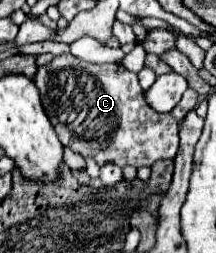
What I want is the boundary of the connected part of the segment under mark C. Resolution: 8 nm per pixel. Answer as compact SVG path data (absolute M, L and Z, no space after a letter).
M74 55L54 57L52 63L38 69L34 83L40 91L44 111L50 117L58 133L58 139L64 145L70 147L74 153L82 155L84 159L92 157L98 165L114 163L118 167L126 167L126 165L152 167L158 159L174 159L178 151L178 123L180 119L186 117L188 111L192 111L198 105L198 99L200 99L194 89L188 89L182 95L180 103L170 113L154 113L144 99L138 77L130 73L126 67L122 67L120 63L94 65L94 63L80 61Z

